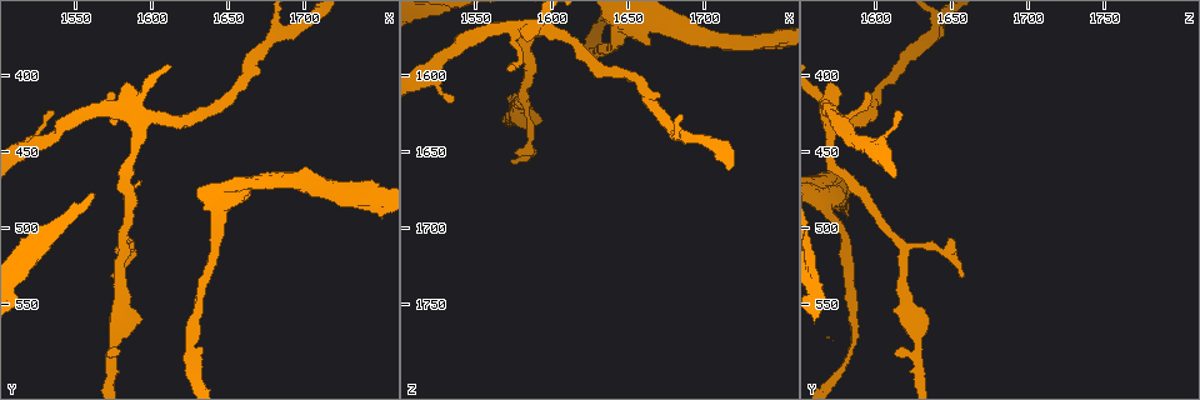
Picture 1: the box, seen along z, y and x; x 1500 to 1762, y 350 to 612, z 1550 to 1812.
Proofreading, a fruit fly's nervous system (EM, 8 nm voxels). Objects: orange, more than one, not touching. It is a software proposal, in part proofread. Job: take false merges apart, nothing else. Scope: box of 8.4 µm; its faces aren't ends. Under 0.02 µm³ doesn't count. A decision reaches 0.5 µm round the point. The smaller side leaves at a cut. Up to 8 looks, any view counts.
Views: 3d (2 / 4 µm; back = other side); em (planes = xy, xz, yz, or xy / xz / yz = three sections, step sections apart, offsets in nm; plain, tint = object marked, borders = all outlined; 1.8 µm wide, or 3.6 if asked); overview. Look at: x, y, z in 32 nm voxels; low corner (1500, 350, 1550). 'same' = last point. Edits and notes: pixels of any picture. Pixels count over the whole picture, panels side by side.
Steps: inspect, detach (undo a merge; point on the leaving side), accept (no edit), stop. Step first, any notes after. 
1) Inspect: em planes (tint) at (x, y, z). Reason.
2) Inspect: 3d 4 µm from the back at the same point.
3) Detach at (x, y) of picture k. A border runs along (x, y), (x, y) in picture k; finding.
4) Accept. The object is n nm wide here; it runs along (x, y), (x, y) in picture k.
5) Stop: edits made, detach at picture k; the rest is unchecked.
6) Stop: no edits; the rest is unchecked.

Inspect: 3d 2 µm at (1624, 588, 1582). Narrows sharply.

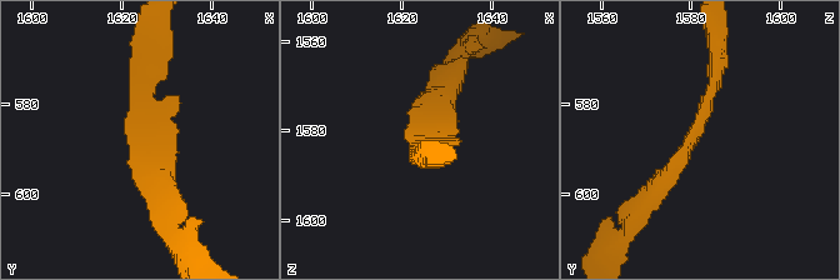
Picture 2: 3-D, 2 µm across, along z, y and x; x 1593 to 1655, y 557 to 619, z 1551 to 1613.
Inspect: em planes (tint) at (1625, 587, 1581). The arms are 170, 190 nm wide.

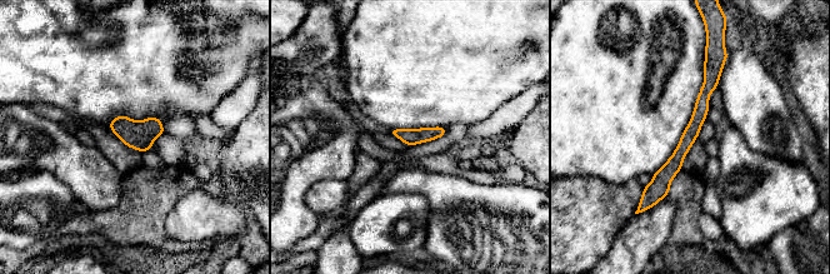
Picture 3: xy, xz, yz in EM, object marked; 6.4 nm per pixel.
Accept. The object is 100 nm wide here; it runs along (709, 66), (699, 116), (651, 203) in picture 3; all the same neuron.

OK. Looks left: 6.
Inspect: 3d 2 µm at (1592, 430, 1568). Four or more arms meet.

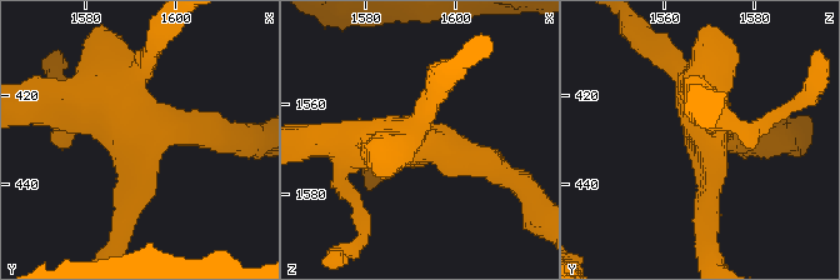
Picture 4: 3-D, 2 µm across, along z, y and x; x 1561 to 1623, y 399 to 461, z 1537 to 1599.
Inspect: em xz step 16 (tint) at (1593, 430, 1570).

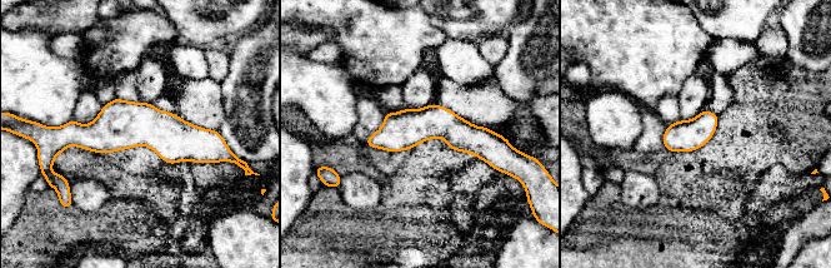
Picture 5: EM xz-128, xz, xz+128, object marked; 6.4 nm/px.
Inspect: em planes (tint) at the same point.

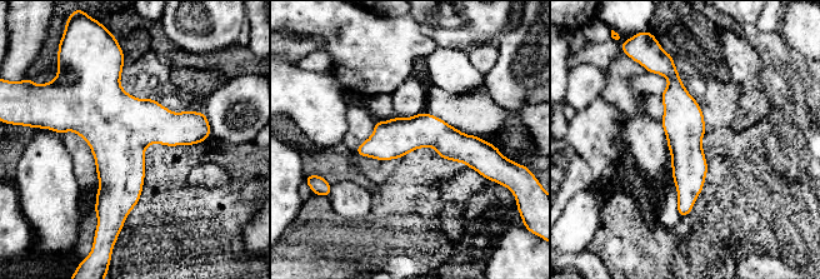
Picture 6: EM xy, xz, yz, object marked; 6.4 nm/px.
Accept. Continuous, no second neuron.

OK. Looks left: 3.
Inspect: em planes (borders) at (1580, 514, 1620). A fork.

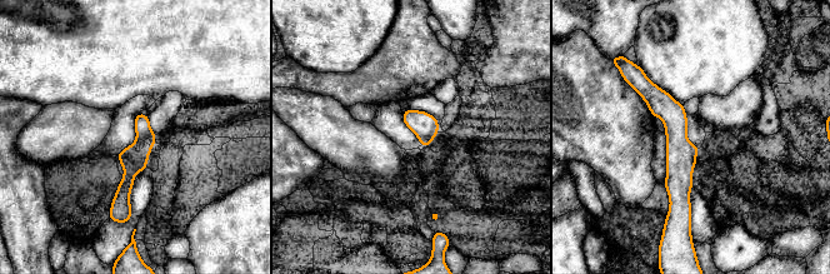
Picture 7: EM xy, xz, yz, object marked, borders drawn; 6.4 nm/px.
Accept. The object is 170 nm wide here; one neuron here.

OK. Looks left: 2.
Stop: no edits; the rest is unchecked.

